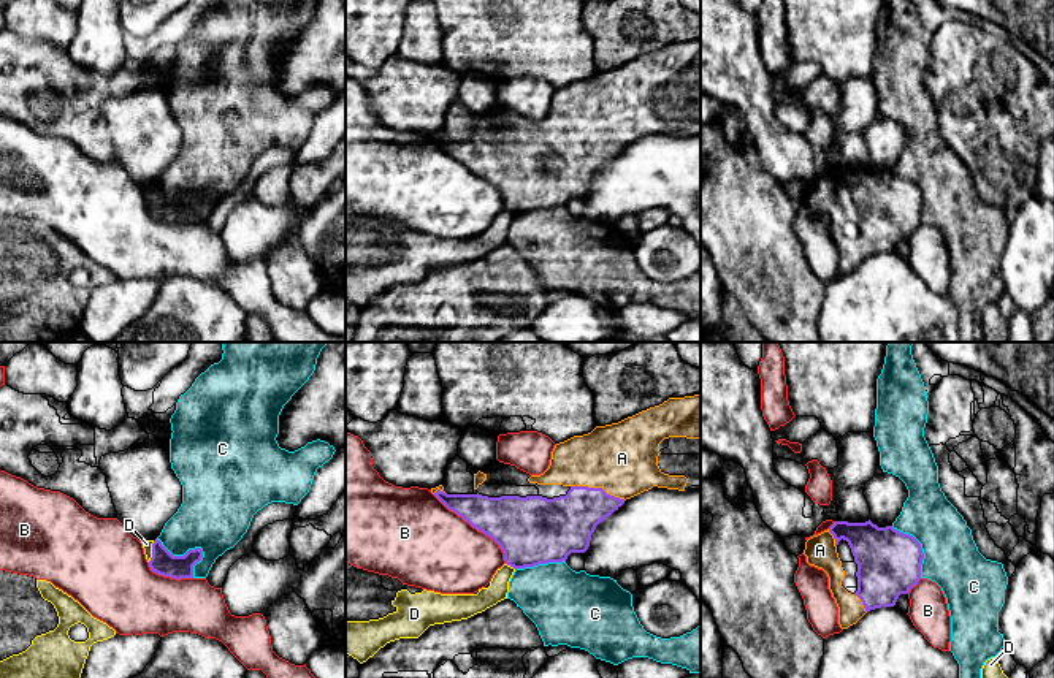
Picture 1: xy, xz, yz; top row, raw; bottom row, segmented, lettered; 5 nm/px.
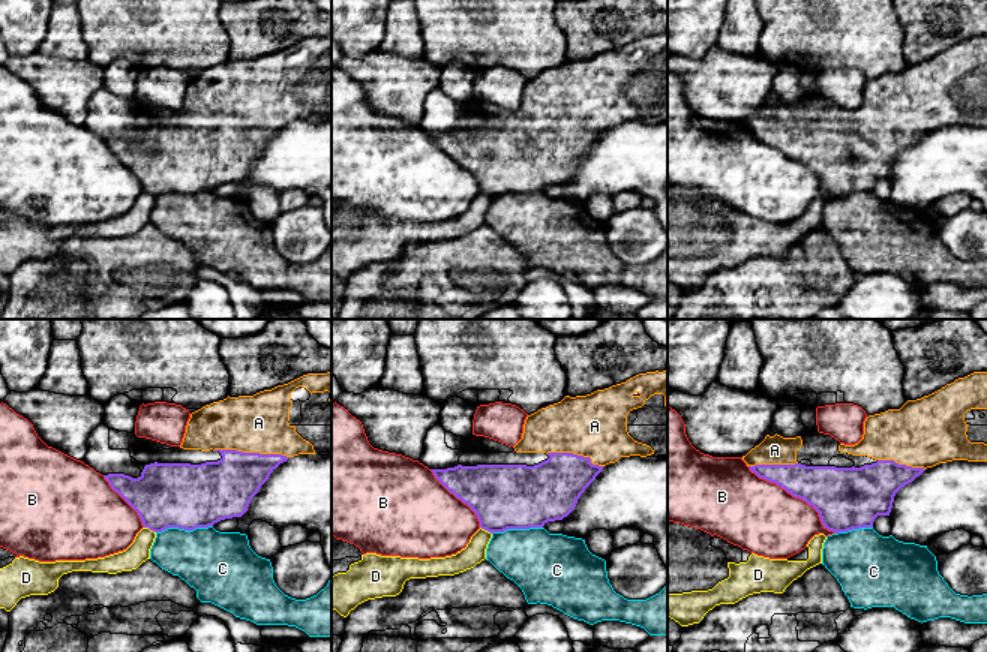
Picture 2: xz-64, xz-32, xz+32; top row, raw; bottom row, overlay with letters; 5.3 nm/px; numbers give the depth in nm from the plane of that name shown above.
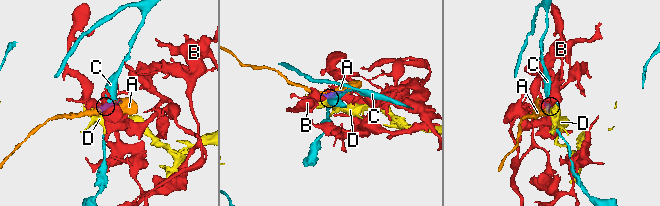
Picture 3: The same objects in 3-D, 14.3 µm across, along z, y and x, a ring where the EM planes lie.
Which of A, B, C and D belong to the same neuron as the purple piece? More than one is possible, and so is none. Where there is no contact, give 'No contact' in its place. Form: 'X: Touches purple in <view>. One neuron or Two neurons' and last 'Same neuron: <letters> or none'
A: Touches purple in xz. One neuron
B: Touches purple in xz. Two neurons
C: Touches purple in xy. Two neurons
D: Touches purple in xy. Two neurons
Same neuron: A

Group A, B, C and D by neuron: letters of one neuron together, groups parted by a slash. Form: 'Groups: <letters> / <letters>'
Groups: A / B / C / D

